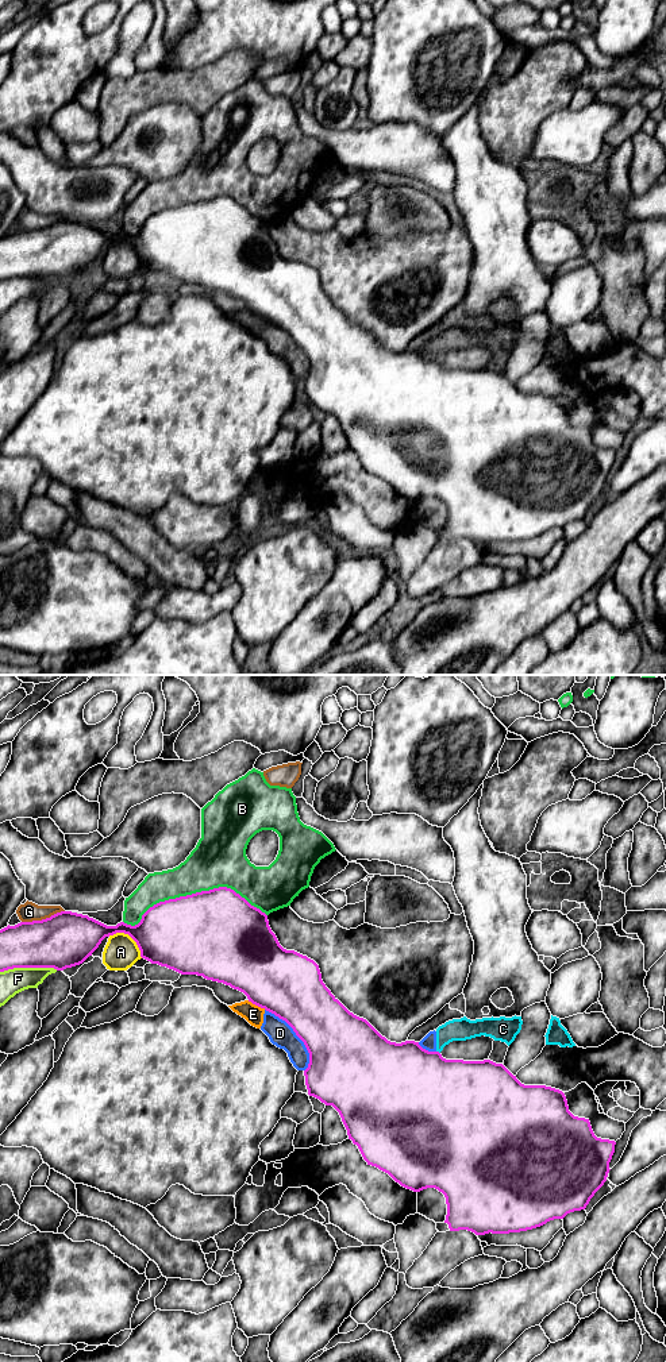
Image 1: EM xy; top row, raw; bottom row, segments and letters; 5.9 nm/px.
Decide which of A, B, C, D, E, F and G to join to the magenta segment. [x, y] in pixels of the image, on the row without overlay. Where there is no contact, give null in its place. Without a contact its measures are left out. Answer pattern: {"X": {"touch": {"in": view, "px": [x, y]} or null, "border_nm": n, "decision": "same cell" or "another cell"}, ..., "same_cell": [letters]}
{"A": {"touch": {"in": "xy", "px": [130, 244]}, "border_nm": 240, "decision": "another cell"}, "B": {"touch": {"in": "xy", "px": [193, 203]}, "border_nm": 850, "decision": "another cell"}, "C": {"touch": {"in": "xy", "px": [438, 361]}, "border_nm": 30, "decision": "another cell"}, "D": {"touch": {"in": "xy", "px": [297, 344]}, "border_nm": 440, "decision": "another cell"}, "E": {"touch": {"in": "xy", "px": [257, 313]}, "border_nm": 120, "decision": "another cell"}, "F": {"touch": {"in": "xy", "px": [29, 276]}, "border_nm": 340, "decision": "another cell"}, "G": {"touch": {"in": "xy", "px": [42, 228]}, "border_nm": 260, "decision": "another cell"}, "same_cell": []}

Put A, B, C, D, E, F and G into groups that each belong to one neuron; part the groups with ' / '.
A / B / C D E / F / G

